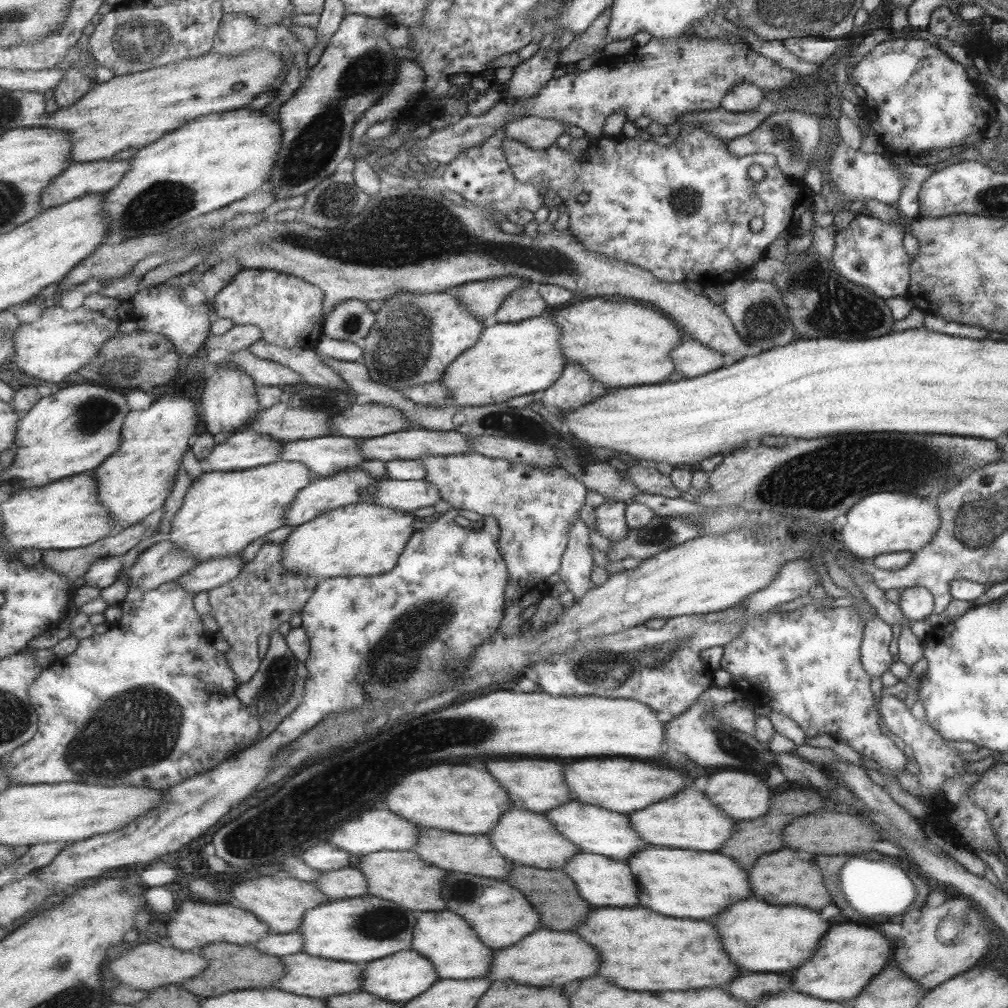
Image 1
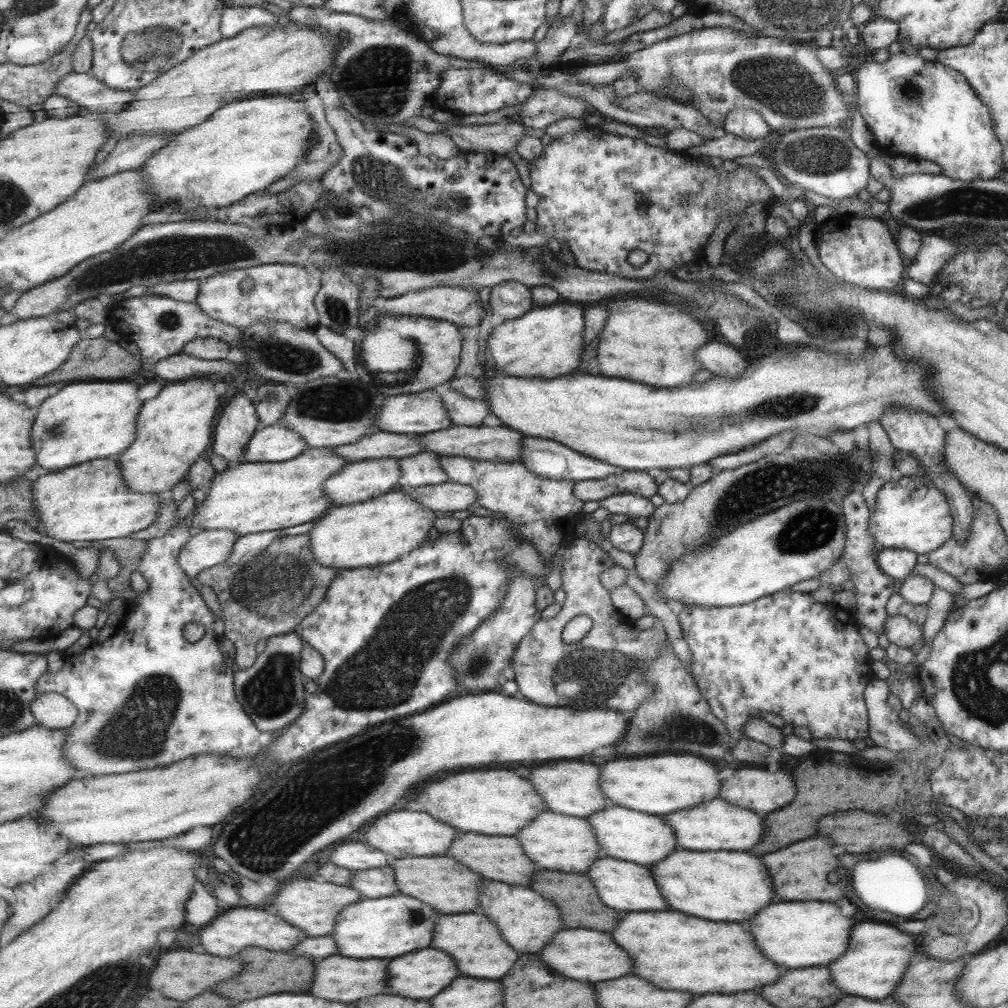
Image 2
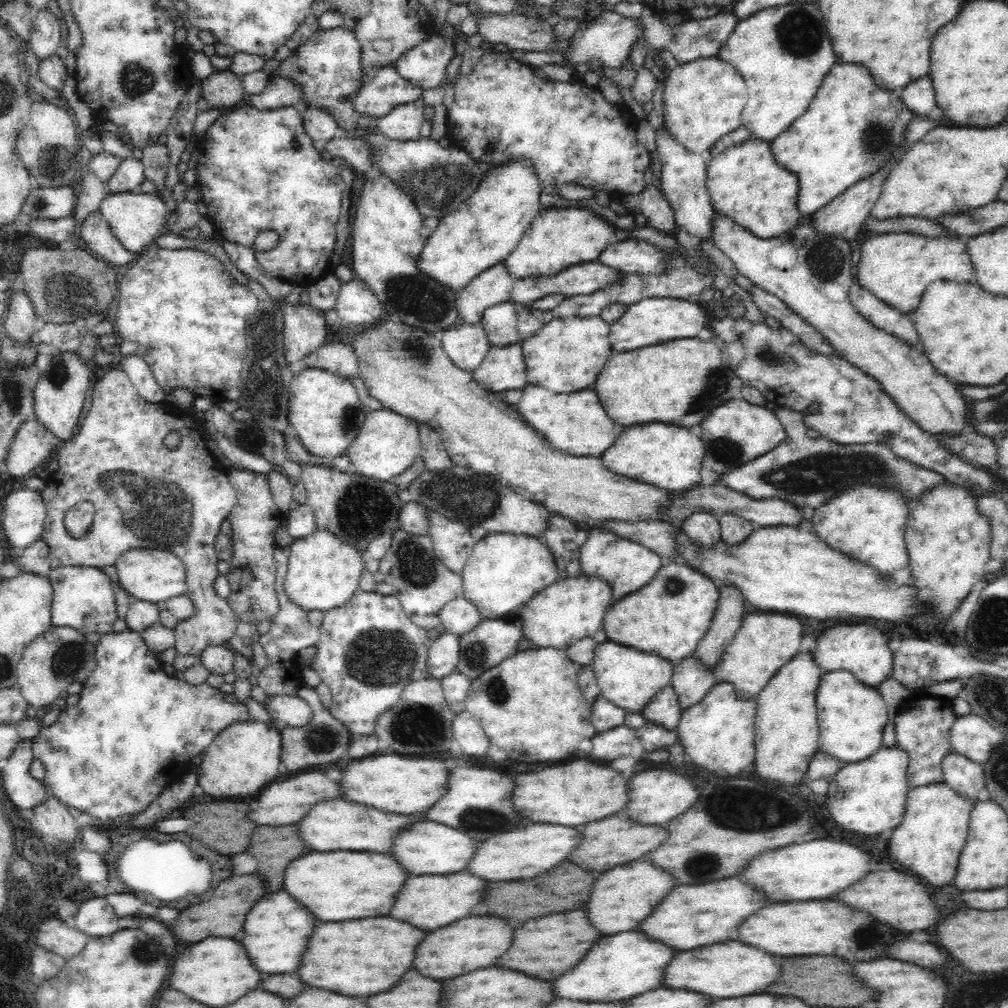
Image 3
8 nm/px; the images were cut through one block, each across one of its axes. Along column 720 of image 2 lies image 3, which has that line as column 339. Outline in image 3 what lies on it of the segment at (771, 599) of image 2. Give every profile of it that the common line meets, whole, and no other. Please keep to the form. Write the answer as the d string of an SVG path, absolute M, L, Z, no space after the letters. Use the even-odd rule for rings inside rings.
M358 589L342 606L324 611L323 621L319 627L319 640L314 644L316 652L306 666L317 672L321 684L330 687L330 714L346 727L350 736L374 734L378 716L389 711L399 701L404 687L408 683L430 677L427 654L433 641L425 629L413 624L404 614L400 601L392 594L382 595Z

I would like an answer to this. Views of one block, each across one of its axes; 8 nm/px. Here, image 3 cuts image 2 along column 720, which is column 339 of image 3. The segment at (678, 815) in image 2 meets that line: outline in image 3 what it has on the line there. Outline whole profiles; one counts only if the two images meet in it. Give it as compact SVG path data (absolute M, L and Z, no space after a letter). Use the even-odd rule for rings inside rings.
M328 800L328 802L318 802L296 825L299 827L299 837L305 840L314 851L388 852L398 832L402 832L414 822L426 819L428 819L426 816L404 816L404 814L394 814L394 812L380 812L366 804L354 804L348 800Z

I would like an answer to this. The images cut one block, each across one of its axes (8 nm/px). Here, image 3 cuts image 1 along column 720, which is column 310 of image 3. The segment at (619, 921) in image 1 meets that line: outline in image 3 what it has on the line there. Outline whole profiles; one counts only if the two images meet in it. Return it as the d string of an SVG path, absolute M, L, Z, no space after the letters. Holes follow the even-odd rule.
M390 916L320 924L312 932L310 948L302 958L298 974L308 986L334 990L344 996L386 992L414 966L414 952L424 936L426 932L420 928Z

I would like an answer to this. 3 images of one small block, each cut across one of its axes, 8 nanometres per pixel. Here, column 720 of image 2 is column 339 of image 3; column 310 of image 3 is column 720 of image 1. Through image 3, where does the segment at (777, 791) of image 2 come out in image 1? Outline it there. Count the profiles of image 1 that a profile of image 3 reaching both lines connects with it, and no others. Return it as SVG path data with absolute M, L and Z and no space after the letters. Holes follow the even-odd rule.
M737 770L717 772L709 776L703 792L737 821L759 818L769 810L769 787L758 774Z

